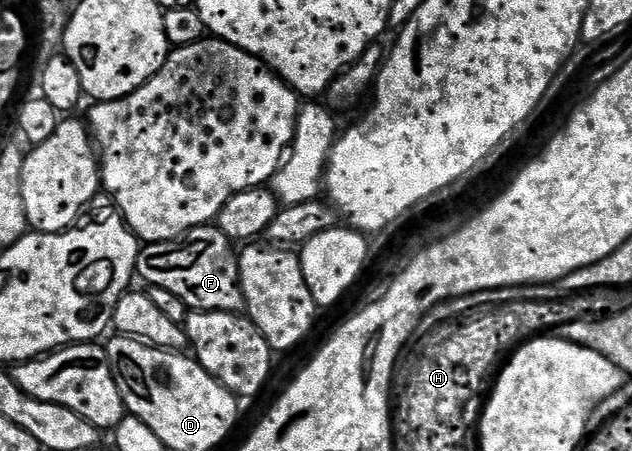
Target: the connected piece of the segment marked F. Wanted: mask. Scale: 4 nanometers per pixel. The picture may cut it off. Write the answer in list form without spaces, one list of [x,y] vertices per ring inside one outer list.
[[[216,225],[200,226],[188,230],[185,237],[176,242],[150,242],[142,245],[137,251],[136,277],[145,281],[146,287],[167,288],[183,300],[183,304],[190,310],[218,310],[228,314],[237,314],[245,310],[245,297],[241,291],[241,269],[237,263],[239,257],[234,243]]]

